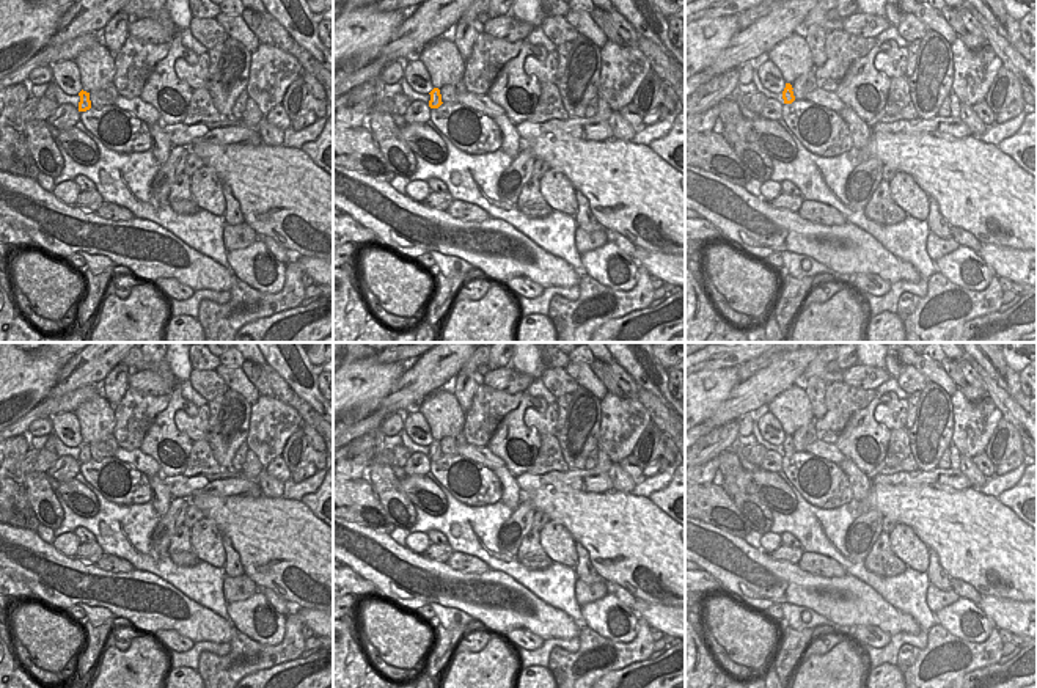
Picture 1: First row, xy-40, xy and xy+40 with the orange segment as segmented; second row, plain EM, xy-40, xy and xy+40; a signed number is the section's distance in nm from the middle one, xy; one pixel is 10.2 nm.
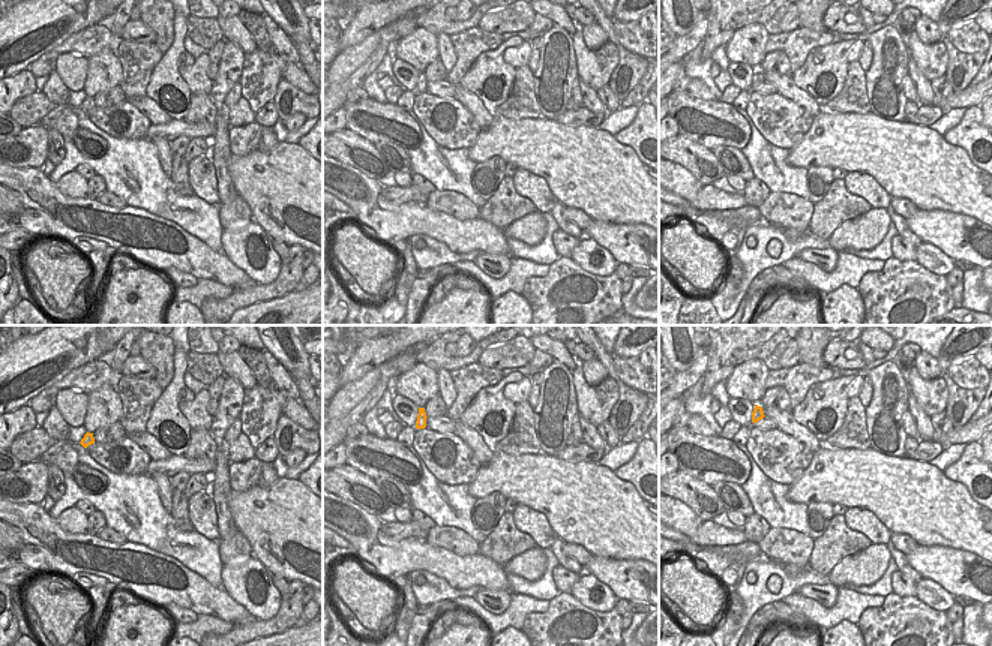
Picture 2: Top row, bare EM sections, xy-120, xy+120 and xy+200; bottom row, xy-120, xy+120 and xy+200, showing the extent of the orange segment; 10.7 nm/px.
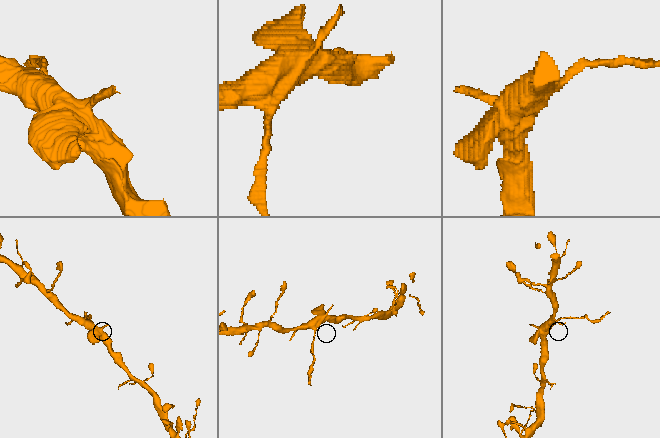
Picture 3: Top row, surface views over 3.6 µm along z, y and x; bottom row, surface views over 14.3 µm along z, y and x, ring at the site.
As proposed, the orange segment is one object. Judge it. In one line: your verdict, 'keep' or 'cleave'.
cleave

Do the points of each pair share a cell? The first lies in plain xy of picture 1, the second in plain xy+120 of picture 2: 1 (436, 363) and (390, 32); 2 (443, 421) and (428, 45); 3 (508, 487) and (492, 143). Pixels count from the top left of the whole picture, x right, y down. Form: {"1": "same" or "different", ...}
{"1": "same", "2": "same", "3": "different"}

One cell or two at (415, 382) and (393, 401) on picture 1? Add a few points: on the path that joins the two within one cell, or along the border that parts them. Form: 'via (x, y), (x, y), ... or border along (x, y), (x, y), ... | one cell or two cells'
via (410, 387), (398, 399) | one cell

